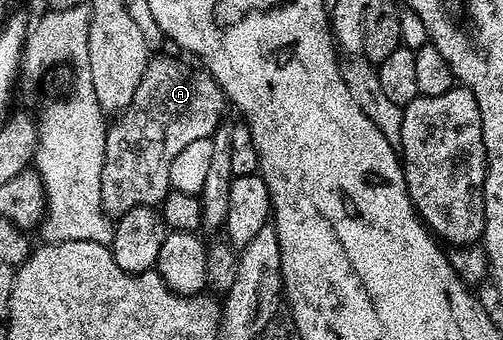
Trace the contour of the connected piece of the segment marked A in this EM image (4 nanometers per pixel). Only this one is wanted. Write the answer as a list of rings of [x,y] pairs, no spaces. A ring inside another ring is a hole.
[[[162,56],[151,57],[136,96],[106,131],[100,196],[103,208],[111,216],[120,216],[137,206],[161,204],[172,189],[172,160],[188,144],[211,137],[223,121],[222,109],[228,106],[225,94],[205,69],[193,70],[178,58],[158,57]]]

